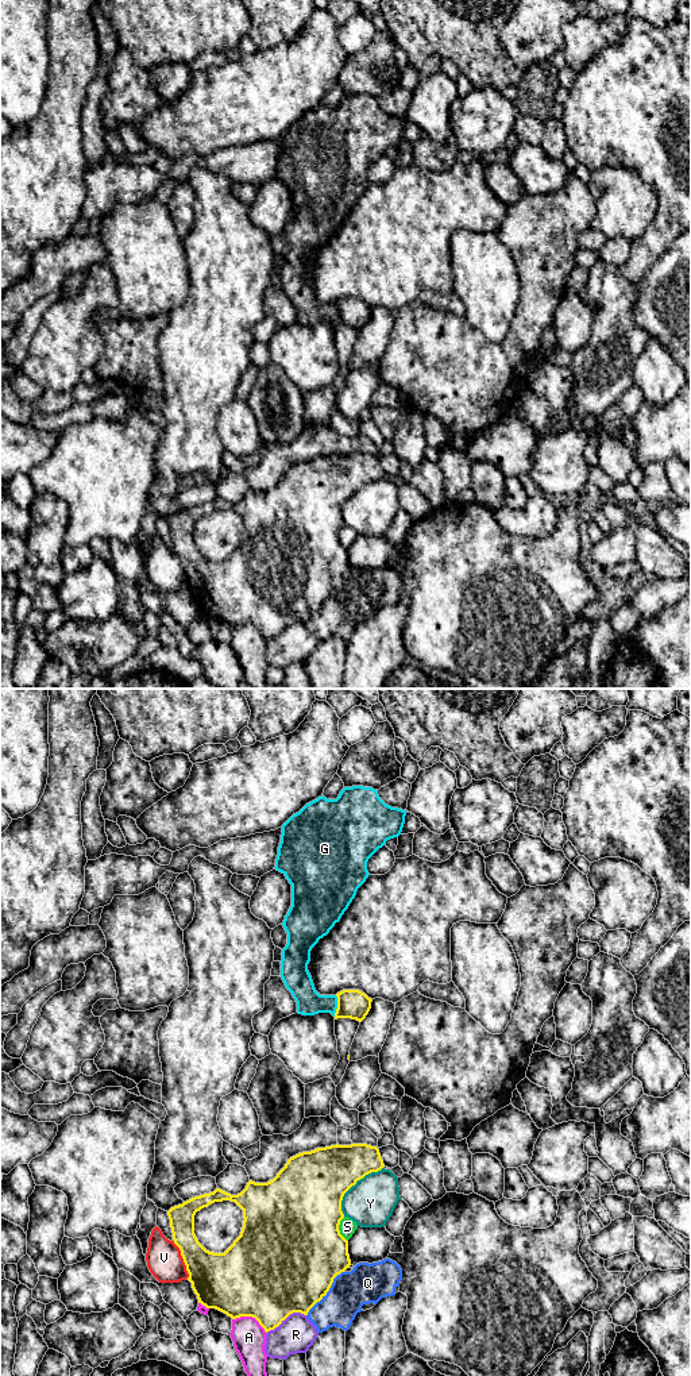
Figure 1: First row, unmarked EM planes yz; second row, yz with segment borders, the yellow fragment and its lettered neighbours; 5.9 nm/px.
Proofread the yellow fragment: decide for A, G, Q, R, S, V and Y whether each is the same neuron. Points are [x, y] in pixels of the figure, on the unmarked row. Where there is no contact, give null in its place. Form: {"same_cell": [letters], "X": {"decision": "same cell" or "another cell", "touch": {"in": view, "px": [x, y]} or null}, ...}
{"same_cell": [], "A": {"decision": "another cell", "touch": {"in": "yz", "px": [250, 624]}}, "G": {"decision": "another cell", "touch": {"in": "yz", "px": [338, 315]}}, "Q": {"decision": "another cell", "touch": {"in": "yz", "px": [327, 600]}}, "R": {"decision": "another cell", "touch": {"in": "yz", "px": [285, 627]}}, "S": {"decision": "another cell", "touch": {"in": "yz", "px": [338, 538]}}, "V": {"decision": "another cell", "touch": {"in": "yz", "px": [184, 569]}}, "Y": {"decision": "another cell", "touch": {"in": "yz", "px": [352, 493]}}}

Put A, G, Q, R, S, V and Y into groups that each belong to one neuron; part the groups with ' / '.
A / G / Q / R / S / V / Y

